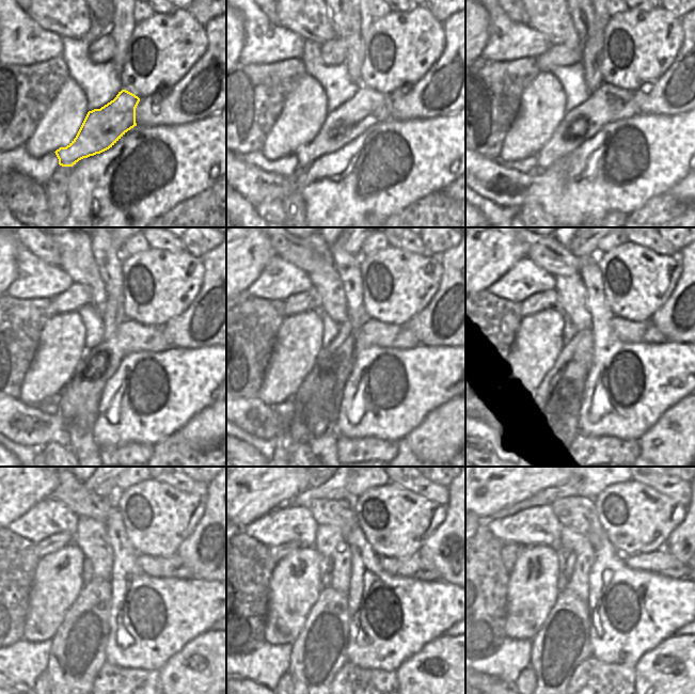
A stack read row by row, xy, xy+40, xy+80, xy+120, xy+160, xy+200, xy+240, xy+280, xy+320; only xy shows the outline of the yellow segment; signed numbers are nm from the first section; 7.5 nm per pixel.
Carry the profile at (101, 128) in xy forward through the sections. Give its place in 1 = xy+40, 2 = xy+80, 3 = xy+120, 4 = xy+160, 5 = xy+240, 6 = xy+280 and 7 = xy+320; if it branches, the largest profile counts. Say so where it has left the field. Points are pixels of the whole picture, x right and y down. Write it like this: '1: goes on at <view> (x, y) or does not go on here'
1: goes on at xy+40 (368, 107)
2: goes on at xy+80 (609, 104)
3: goes on at xy+120 (98, 364)
4: goes on at xy+160 (374, 332)
5: goes on at xy+240 (173, 567)
6: goes on at xy+280 (414, 567)
7: goes on at xy+320 (661, 562)

